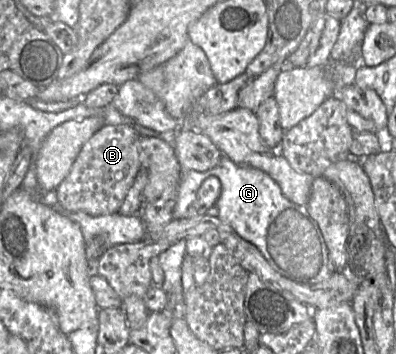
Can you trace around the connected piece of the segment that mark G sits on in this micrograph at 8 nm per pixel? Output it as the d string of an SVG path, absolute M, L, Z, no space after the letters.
M225 155L217 166L205 172L181 169L173 219L186 218L187 210L196 199L198 189L209 176L216 176L221 182L221 194L215 204L219 209L217 217L231 226L240 237L255 245L279 274L299 283L316 284L326 280L335 272L323 234L317 222L309 215L306 205L297 205L288 200L282 194L277 182L267 173L249 166L238 165Z

